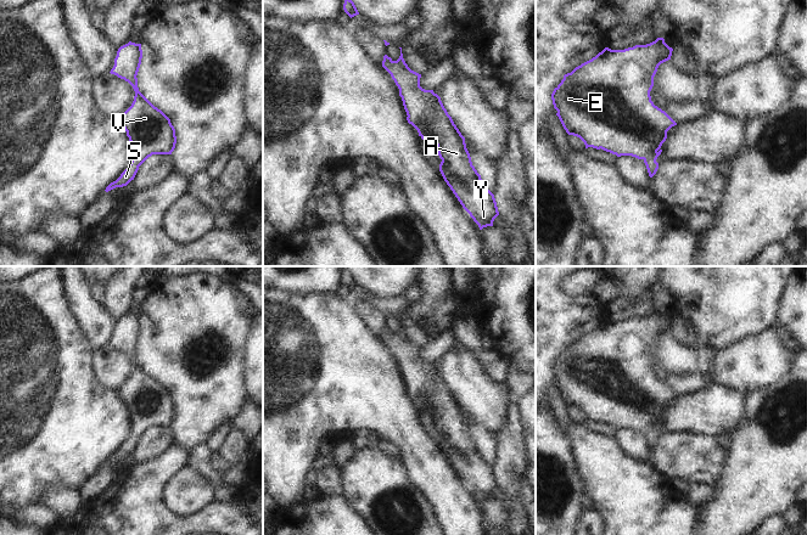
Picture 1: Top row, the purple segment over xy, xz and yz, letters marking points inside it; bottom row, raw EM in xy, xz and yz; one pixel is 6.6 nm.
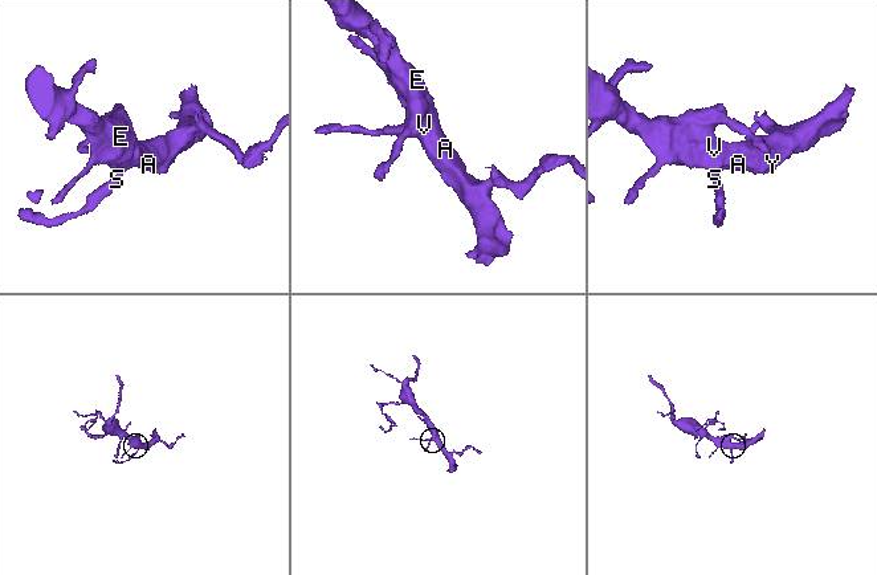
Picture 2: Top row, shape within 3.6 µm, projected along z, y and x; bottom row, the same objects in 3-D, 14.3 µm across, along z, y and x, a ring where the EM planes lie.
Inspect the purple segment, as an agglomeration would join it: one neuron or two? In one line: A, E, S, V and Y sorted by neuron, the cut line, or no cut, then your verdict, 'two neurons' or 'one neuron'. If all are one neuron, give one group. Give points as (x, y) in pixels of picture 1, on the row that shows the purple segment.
groups A E S V Y; cut none; one neuron

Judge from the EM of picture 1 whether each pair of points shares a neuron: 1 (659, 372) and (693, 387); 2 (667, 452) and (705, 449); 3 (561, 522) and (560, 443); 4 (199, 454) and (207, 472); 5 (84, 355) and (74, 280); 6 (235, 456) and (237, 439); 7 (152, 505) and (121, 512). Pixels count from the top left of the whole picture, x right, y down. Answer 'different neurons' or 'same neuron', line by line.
1: same neuron
2: same neuron
3: same neuron
4: same neuron
5: different neurons
6: same neuron
7: same neuron

